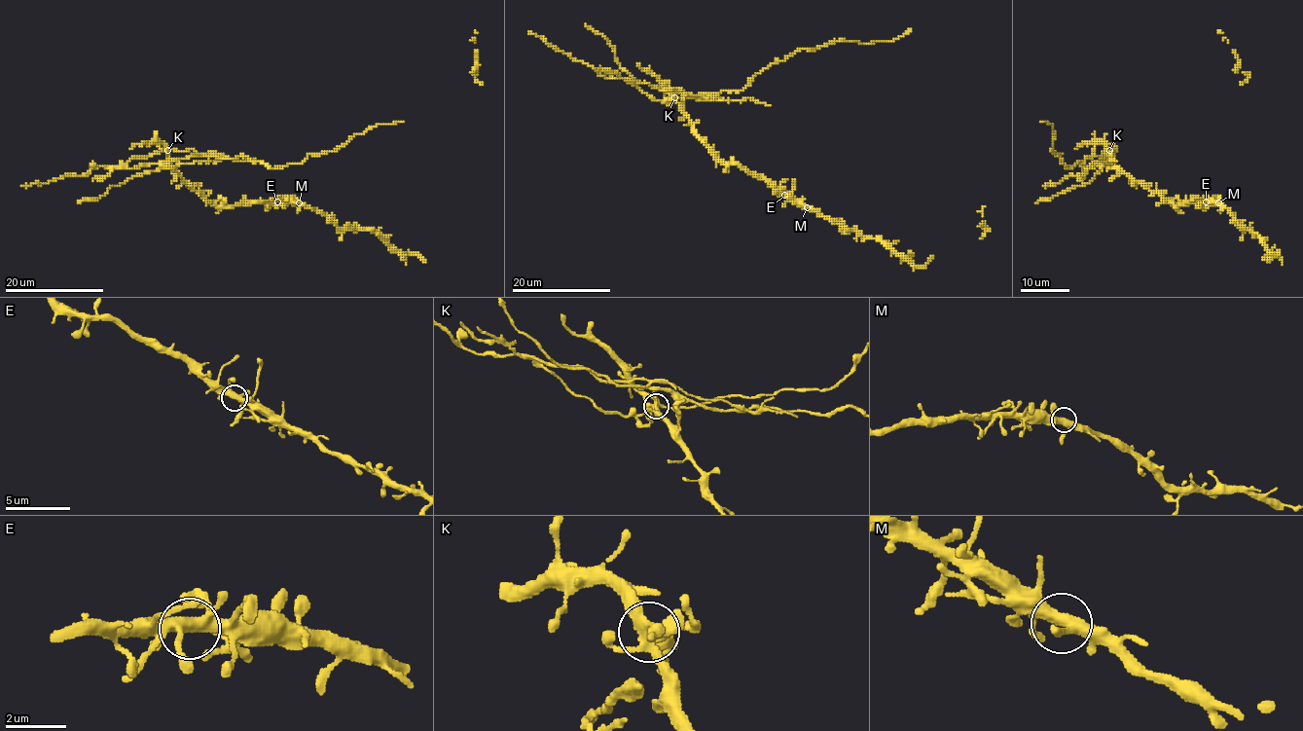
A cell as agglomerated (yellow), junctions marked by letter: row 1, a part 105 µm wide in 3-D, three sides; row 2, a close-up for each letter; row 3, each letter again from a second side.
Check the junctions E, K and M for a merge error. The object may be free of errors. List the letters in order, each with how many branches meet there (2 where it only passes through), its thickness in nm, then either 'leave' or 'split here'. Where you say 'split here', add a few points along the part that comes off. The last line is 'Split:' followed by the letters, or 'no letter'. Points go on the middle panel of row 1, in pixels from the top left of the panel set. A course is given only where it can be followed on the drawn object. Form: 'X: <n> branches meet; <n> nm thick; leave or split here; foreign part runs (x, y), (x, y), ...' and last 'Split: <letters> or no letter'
E: 6 branches meet; 360 nm thick; leave
K: 6 branches meet; 360 nm thick; split here; foreign part runs (674, 97), (690, 98), (741, 91), (757, 73), (802, 49), (839, 41), (886, 42), (903, 37), (910, 29)
M: 4 branches meet; 360 nm thick; leave
Split: K

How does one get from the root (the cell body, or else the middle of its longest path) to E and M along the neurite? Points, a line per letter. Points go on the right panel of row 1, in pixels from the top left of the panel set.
E: (1113, 161), (1119, 167), (1150, 190), (1157, 190), (1175, 206), (1206, 201)
M: (1113, 161), (1119, 167), (1150, 190), (1157, 190), (1175, 206), (1203, 201), (1218, 202)

